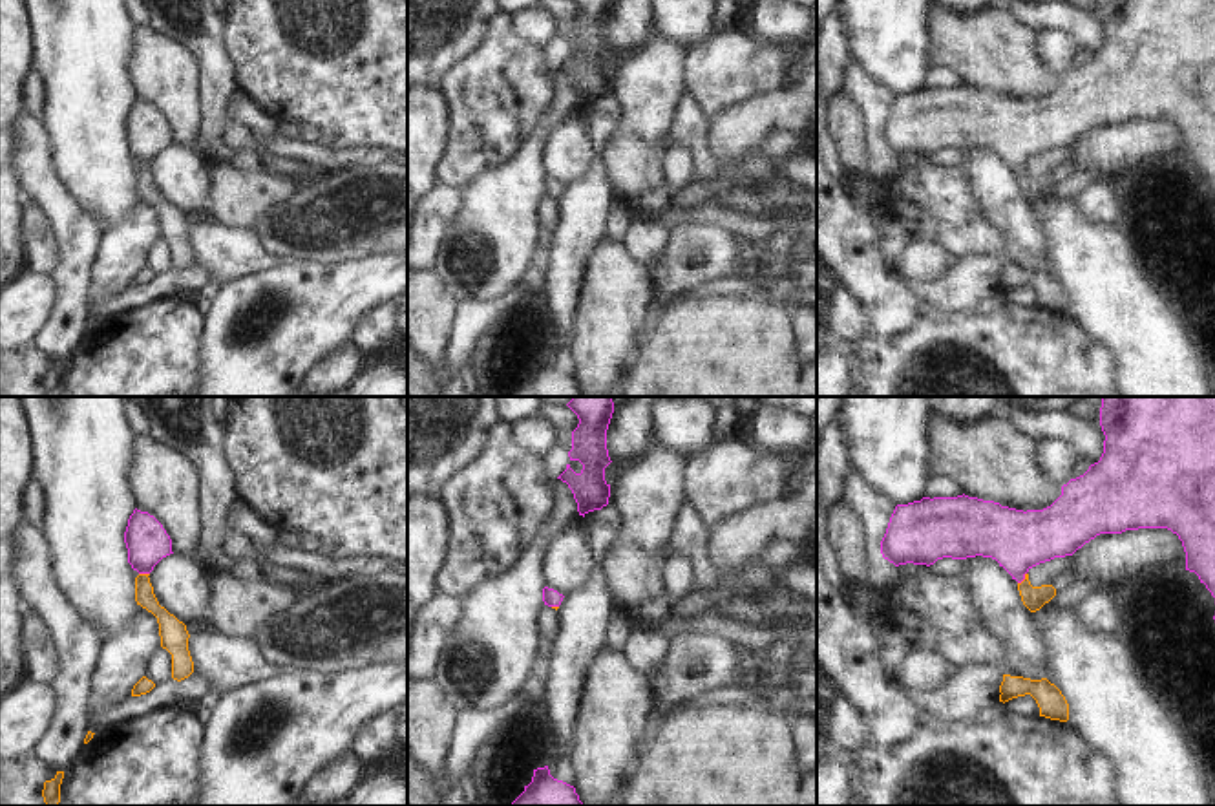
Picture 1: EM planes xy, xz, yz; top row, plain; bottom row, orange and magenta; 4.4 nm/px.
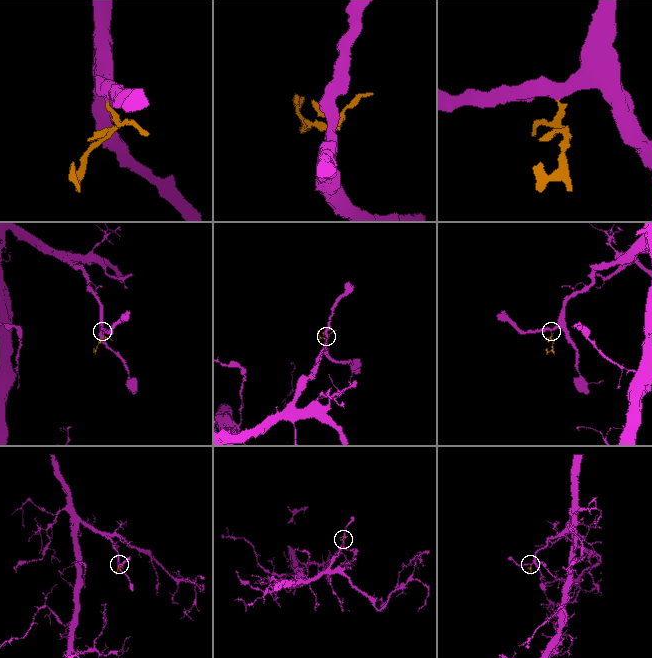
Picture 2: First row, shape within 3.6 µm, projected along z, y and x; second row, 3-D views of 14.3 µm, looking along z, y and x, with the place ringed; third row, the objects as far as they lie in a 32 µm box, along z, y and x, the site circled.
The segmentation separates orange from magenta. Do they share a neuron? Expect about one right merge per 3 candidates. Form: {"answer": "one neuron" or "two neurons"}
{"answer": "one neuron"}

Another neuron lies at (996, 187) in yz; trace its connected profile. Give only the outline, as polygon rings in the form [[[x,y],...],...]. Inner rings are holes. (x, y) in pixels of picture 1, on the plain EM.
[[[992,148],[959,152],[961,170],[972,183],[976,199],[1007,239],[1005,265],[1047,269],[1047,236],[1021,192],[1018,172]]]

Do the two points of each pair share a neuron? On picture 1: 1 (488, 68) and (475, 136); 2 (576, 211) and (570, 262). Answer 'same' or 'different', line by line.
1: same
2: same

